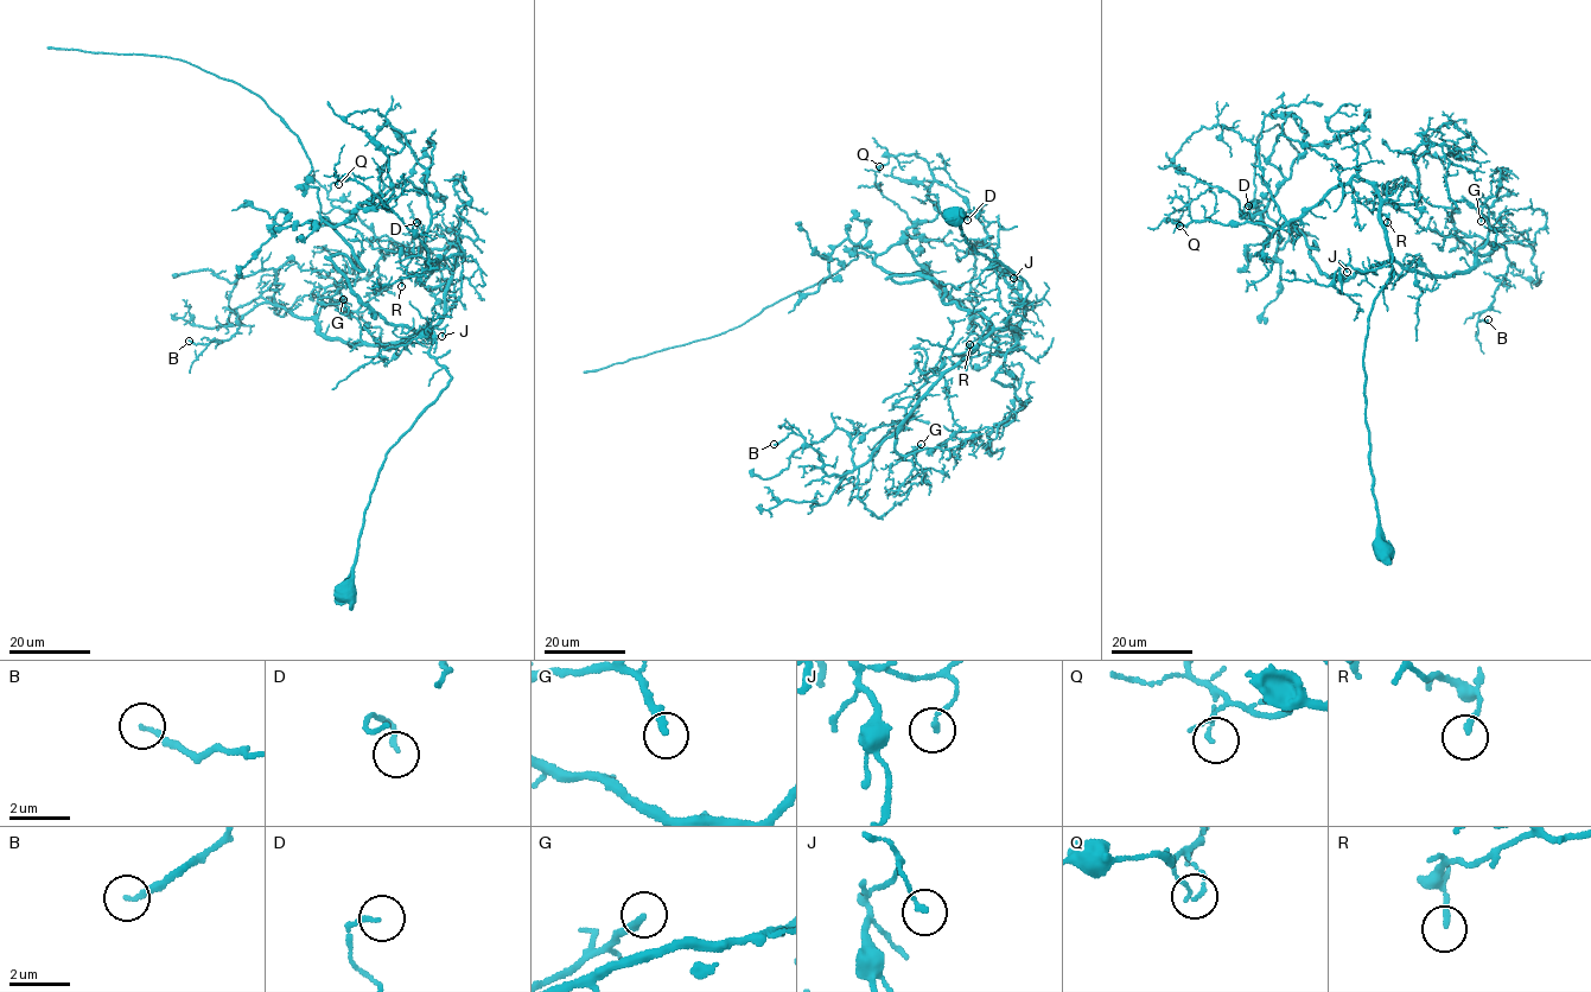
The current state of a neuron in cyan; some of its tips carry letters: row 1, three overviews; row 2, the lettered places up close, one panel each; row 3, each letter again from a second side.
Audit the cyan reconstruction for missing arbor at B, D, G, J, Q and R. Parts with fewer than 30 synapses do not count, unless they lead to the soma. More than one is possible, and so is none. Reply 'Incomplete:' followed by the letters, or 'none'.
Incomplete: G

